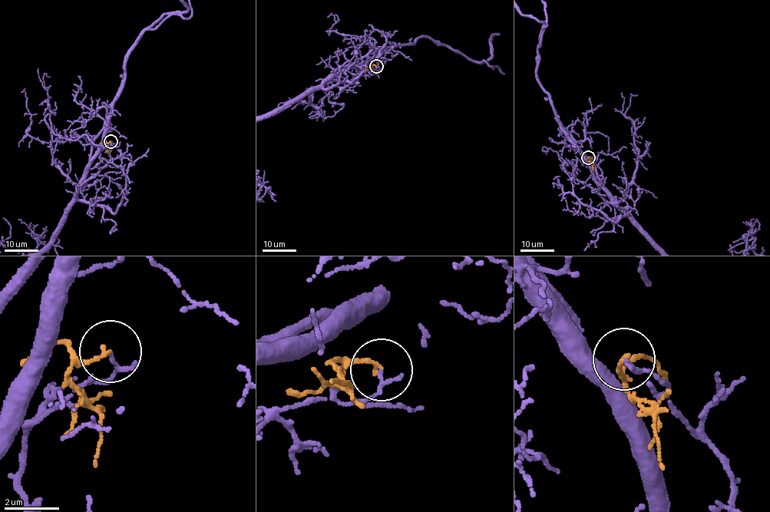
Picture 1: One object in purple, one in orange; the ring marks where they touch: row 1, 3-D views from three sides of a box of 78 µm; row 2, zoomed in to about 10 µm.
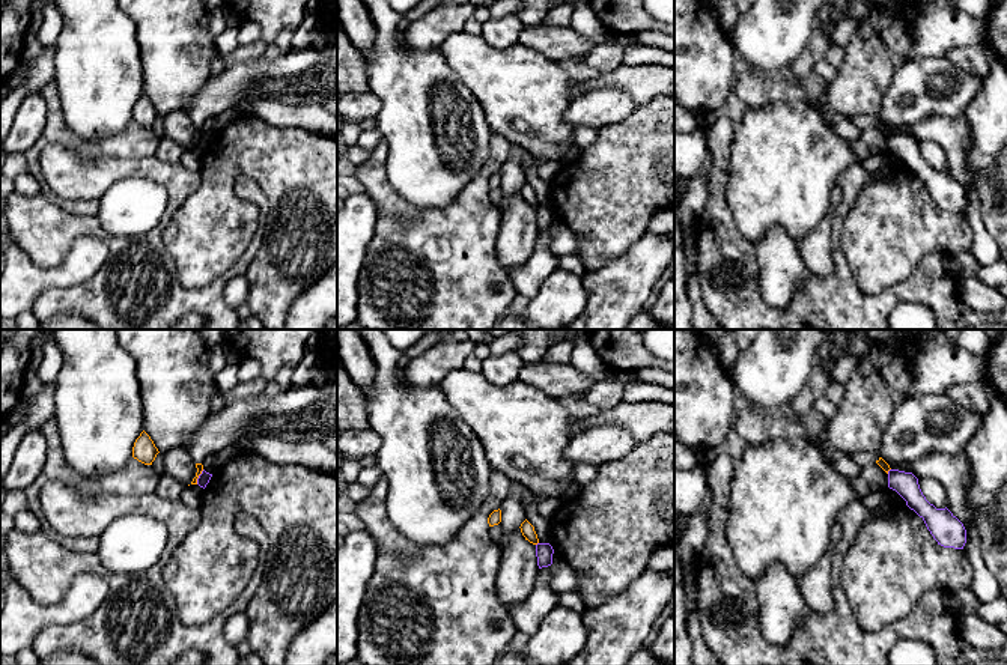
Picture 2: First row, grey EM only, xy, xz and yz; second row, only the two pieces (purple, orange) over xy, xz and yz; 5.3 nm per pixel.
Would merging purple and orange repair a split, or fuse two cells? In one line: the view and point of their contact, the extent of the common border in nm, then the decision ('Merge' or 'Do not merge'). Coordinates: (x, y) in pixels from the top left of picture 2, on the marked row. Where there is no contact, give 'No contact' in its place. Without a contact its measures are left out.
Touches purple at xy (199, 477). Shared border 90 nm. Do not merge

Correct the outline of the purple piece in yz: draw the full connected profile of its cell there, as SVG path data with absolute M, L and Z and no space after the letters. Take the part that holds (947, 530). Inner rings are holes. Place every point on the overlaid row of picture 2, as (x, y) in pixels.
M890 469L888 487L896 490L906 501L906 506L924 521L938 545L963 549L966 543L963 524L947 507L936 509L930 504L920 489L918 478L912 472Z

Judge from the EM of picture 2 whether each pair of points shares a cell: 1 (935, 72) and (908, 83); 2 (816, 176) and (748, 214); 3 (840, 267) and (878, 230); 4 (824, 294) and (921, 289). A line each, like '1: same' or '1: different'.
1: same
2: same
3: different
4: same

